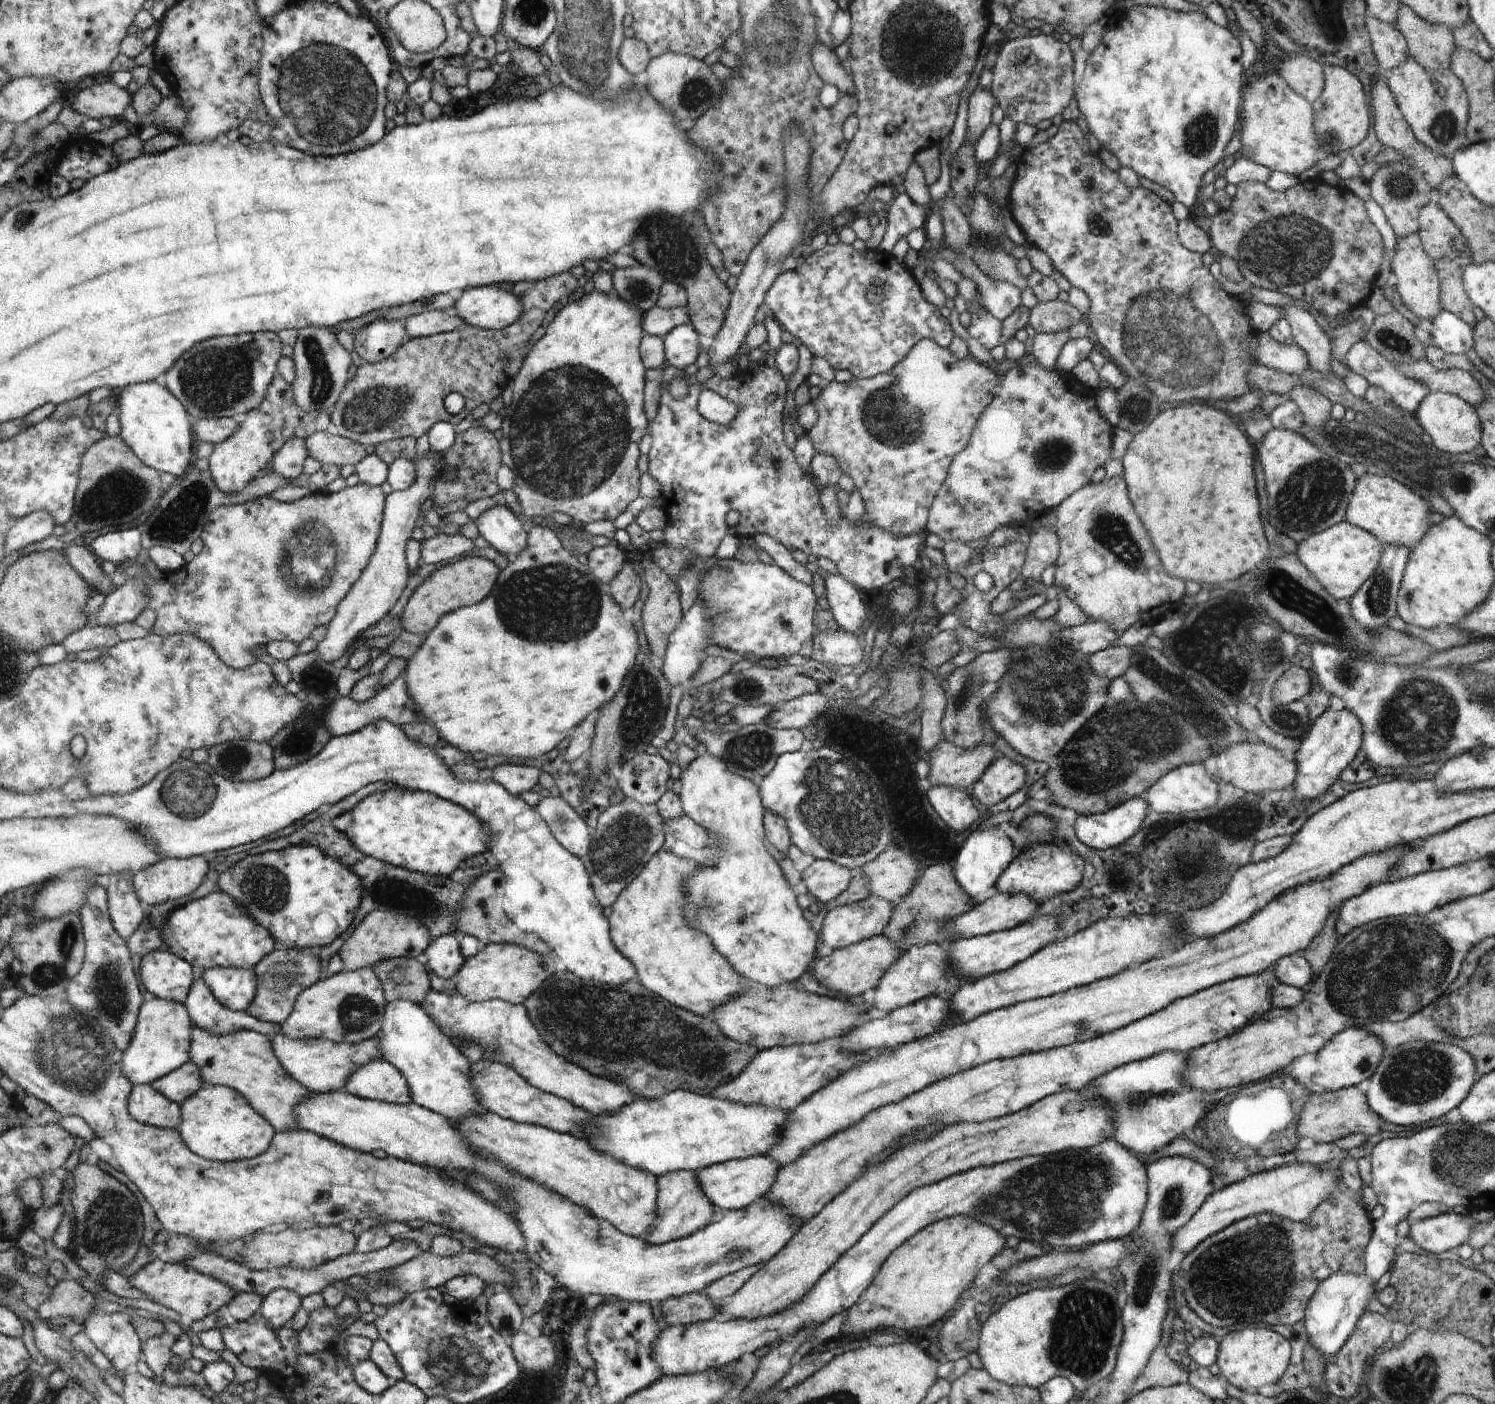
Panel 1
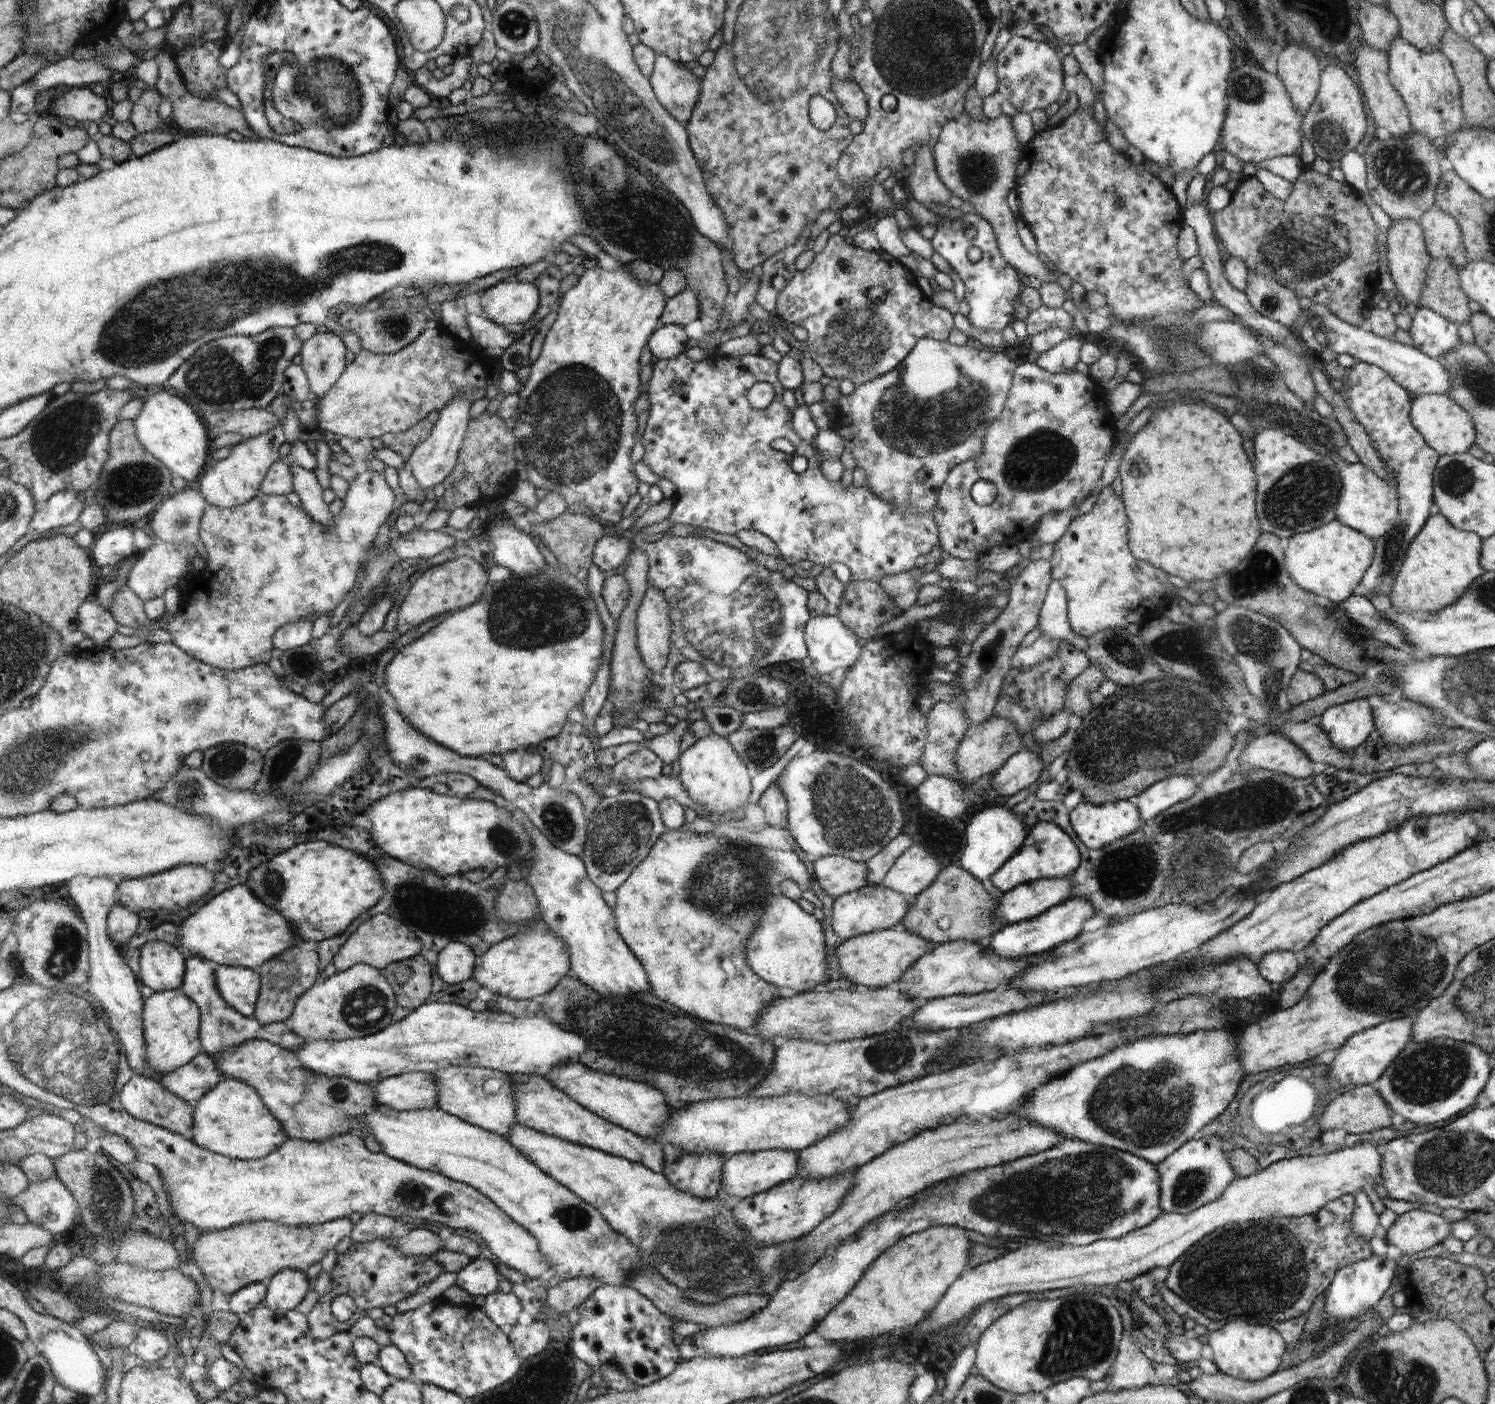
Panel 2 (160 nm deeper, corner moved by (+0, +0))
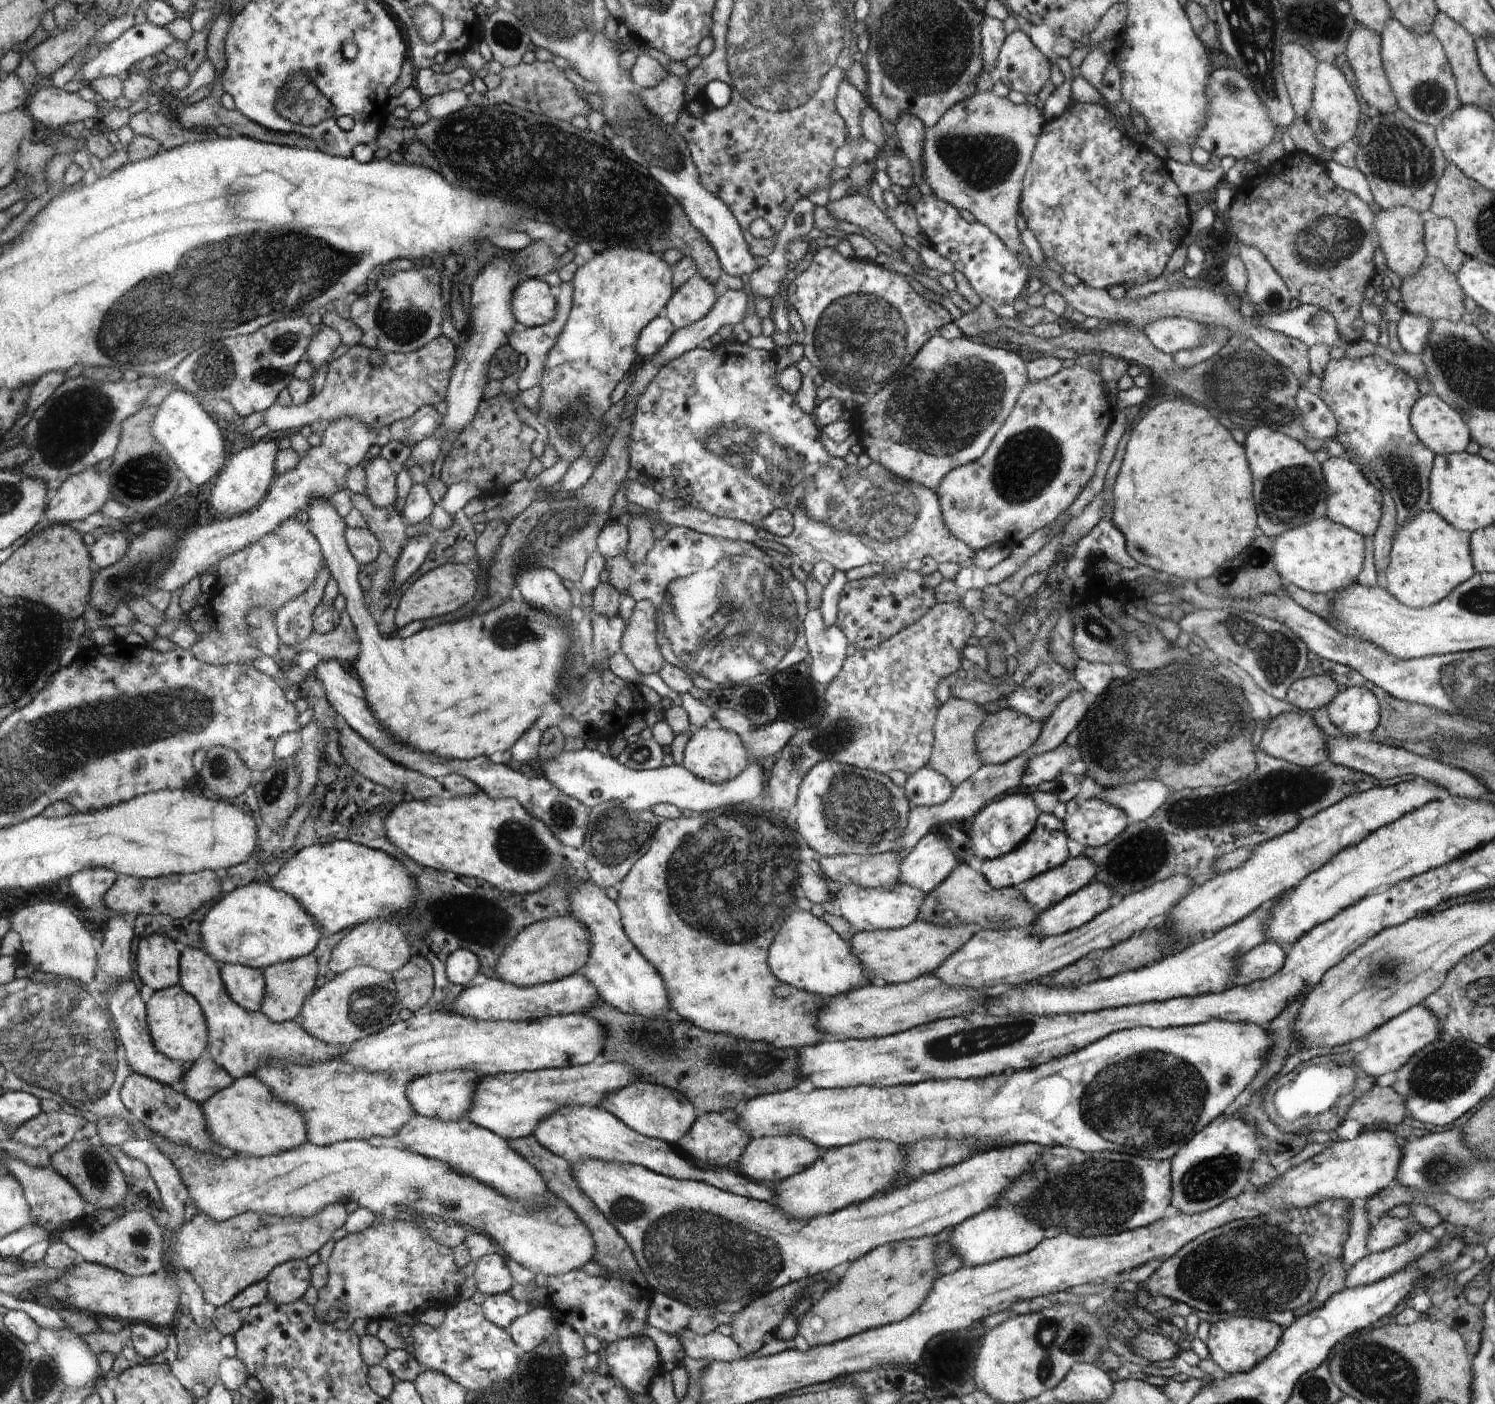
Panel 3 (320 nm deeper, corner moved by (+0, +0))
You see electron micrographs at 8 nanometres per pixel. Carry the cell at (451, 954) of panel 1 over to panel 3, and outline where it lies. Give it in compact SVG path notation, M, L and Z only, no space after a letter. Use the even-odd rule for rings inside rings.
M456 949L445 963L448 980L460 986L480 980L480 968L478 957L468 949Z

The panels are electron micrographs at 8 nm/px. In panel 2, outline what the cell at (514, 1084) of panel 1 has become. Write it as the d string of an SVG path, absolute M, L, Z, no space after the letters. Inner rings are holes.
M510 1074L510 1076L512 1083L515 1084L517 1120L521 1125L569 1143L624 1157L647 1166L652 1172L663 1174L665 1171L665 1154L658 1140L637 1135L620 1125L612 1124L611 1121L572 1100L567 1093L552 1086L551 1081L540 1075Z

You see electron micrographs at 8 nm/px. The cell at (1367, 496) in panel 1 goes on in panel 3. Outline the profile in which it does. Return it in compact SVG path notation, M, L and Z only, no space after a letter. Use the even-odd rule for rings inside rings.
M1329 457L1321 464L1327 488L1325 516L1334 522L1346 525L1364 538L1372 536L1378 528L1383 511L1383 496L1362 473L1360 466L1348 459Z

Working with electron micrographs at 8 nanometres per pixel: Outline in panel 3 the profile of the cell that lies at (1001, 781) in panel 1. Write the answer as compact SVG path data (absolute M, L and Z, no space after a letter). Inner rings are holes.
M1066 743L1058 745L1054 750L1033 756L1024 771L1021 784L1030 788L1030 786L1038 787L1042 783L1054 780L1066 764L1078 758L1079 750Z

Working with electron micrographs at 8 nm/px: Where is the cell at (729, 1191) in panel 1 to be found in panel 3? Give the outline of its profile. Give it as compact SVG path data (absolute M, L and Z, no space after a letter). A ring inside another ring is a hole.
M795 1134L752 1138L736 1166L740 1173L752 1180L768 1181L769 1183L779 1182L806 1171L808 1167L818 1162L822 1150L806 1137Z

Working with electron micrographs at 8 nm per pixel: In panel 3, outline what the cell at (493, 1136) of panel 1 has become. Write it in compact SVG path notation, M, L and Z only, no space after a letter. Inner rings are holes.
M1014 1143L1007 1147L994 1146L982 1148L981 1151L974 1151L967 1159L961 1160L959 1163L939 1168L934 1172L922 1173L909 1183L894 1187L882 1195L874 1195L871 1199L865 1200L863 1203L850 1205L846 1208L841 1208L839 1211L809 1219L797 1219L796 1217L787 1215L780 1207L777 1207L773 1203L759 1201L752 1197L743 1197L742 1195L737 1195L727 1190L714 1188L712 1185L702 1181L667 1177L640 1165L587 1159L571 1167L573 1168L573 1177L580 1185L581 1191L592 1199L596 1208L599 1208L600 1212L603 1212L603 1215L615 1225L615 1228L628 1243L628 1246L635 1255L635 1259L639 1263L639 1269L651 1293L658 1292L665 1294L667 1297L679 1300L698 1311L734 1314L734 1312L739 1313L744 1307L748 1307L754 1303L756 1299L767 1295L770 1291L774 1291L775 1288L786 1287L787 1284L792 1281L808 1280L808 1278L814 1278L822 1273L830 1273L832 1270L846 1267L856 1259L870 1254L876 1247L882 1246L883 1244L900 1243L903 1240L919 1239L920 1237L934 1237L936 1234L940 1234L944 1228L959 1226L960 1223L963 1223L966 1219L970 1219L971 1216L978 1215L982 1211L996 1206L1003 1196L1003 1193L1006 1193L1017 1182L1019 1177L1031 1172L1035 1164L1043 1158L1044 1152L1045 1147L1038 1143Z

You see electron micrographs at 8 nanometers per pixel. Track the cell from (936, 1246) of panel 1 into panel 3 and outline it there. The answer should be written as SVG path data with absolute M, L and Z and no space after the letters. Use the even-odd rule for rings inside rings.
M933 1237L908 1239L900 1243L883 1244L876 1247L870 1254L856 1259L847 1265L840 1278L831 1287L828 1287L825 1293L814 1301L809 1309L805 1310L804 1314L801 1314L797 1335L802 1336L810 1347L827 1345L908 1318L922 1306L934 1288L935 1280L940 1276L935 1269L936 1245Z

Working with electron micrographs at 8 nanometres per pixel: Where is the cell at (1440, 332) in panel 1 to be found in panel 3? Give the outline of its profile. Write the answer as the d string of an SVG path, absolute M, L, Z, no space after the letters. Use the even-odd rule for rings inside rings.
M1404 312L1397 325L1398 340L1406 353L1419 355L1429 335L1431 320Z

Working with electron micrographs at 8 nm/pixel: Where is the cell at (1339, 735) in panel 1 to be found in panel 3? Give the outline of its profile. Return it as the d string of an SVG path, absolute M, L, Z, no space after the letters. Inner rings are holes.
M1346 687L1327 707L1330 722L1348 736L1371 733L1378 726L1378 699L1368 687Z

